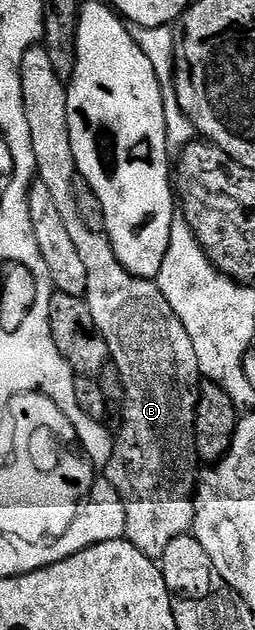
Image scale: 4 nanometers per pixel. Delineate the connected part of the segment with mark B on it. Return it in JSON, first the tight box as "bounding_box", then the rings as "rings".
{"bounding_box":[20,45,202,561],"rings":[[[43,45],[31,47],[26,53],[26,57],[22,57],[20,76],[22,77],[22,101],[26,109],[26,125],[30,125],[30,141],[34,145],[36,175],[39,182],[45,183],[49,187],[50,194],[54,196],[54,206],[57,207],[59,215],[62,216],[62,221],[66,224],[66,230],[74,241],[74,246],[77,247],[79,255],[82,256],[82,262],[86,264],[86,289],[84,290],[84,295],[88,300],[88,308],[90,309],[90,314],[94,316],[94,325],[98,325],[98,329],[108,346],[108,357],[111,366],[118,369],[118,373],[122,377],[122,385],[124,386],[124,410],[122,418],[118,423],[118,426],[120,426],[120,439],[118,435],[112,449],[112,456],[108,462],[106,481],[118,493],[118,497],[126,509],[126,529],[124,533],[128,542],[133,543],[142,553],[146,553],[146,557],[160,561],[164,558],[166,547],[172,541],[191,532],[194,513],[196,512],[196,484],[198,482],[198,470],[196,471],[196,467],[198,468],[198,456],[196,453],[196,438],[194,437],[194,413],[196,412],[202,386],[198,353],[194,353],[194,341],[190,341],[190,333],[186,333],[186,325],[182,325],[182,321],[178,321],[178,313],[174,313],[174,309],[170,309],[170,301],[166,301],[166,297],[162,297],[160,288],[156,286],[155,282],[151,279],[139,279],[130,274],[118,261],[118,257],[112,248],[112,242],[108,239],[107,234],[94,229],[86,229],[86,221],[82,221],[82,213],[78,213],[78,201],[76,200],[78,172],[76,170],[76,162],[74,161],[74,145],[70,145],[68,89],[65,80],[60,79],[58,73],[54,73],[54,65],[50,61],[50,53]]]}

